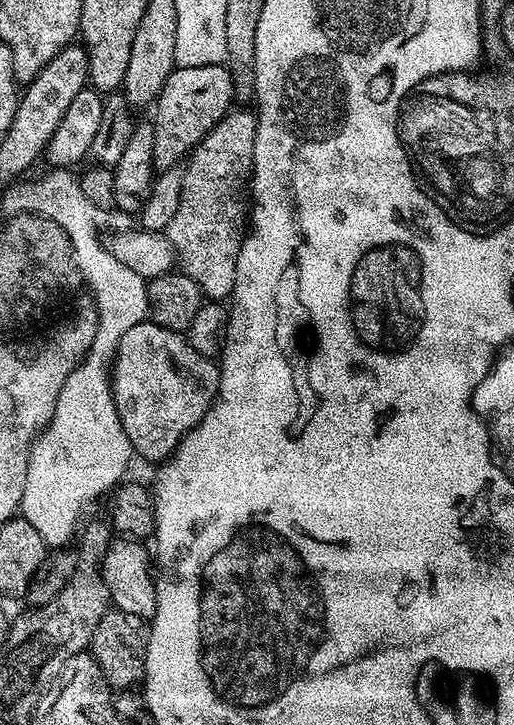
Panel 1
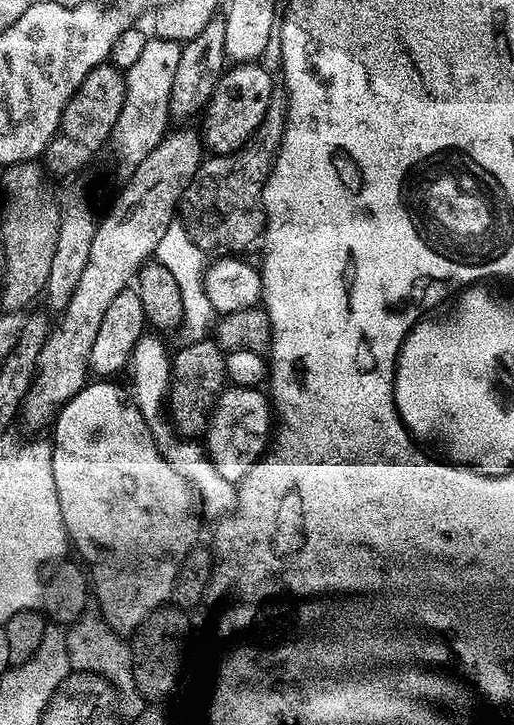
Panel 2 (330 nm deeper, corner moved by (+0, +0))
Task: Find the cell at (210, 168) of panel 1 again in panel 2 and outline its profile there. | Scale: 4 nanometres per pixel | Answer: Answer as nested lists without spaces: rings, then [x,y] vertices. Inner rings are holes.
[[[280,90],[273,91],[270,102],[266,106],[266,114],[260,125],[254,130],[252,137],[236,152],[209,155],[201,163],[192,181],[186,186],[186,190],[180,199],[178,216],[184,227],[187,228],[193,242],[199,248],[204,249],[205,253],[240,254],[243,253],[243,248],[250,247],[255,240],[257,243],[263,237],[264,199],[262,198],[262,190],[264,189],[264,183],[268,181],[268,175],[272,173],[272,162],[276,152],[280,149],[287,113],[287,95]]]

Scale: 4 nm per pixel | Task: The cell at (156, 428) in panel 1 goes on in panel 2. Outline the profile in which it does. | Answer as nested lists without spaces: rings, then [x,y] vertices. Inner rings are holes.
[[[228,386],[215,397],[211,406],[206,427],[206,435],[208,434],[206,455],[218,470],[218,474],[222,474],[222,478],[238,482],[249,466],[265,453],[264,446],[267,442],[269,445],[274,412],[270,407],[269,397],[260,391],[259,387]],[[268,427],[270,427],[269,432]]]

